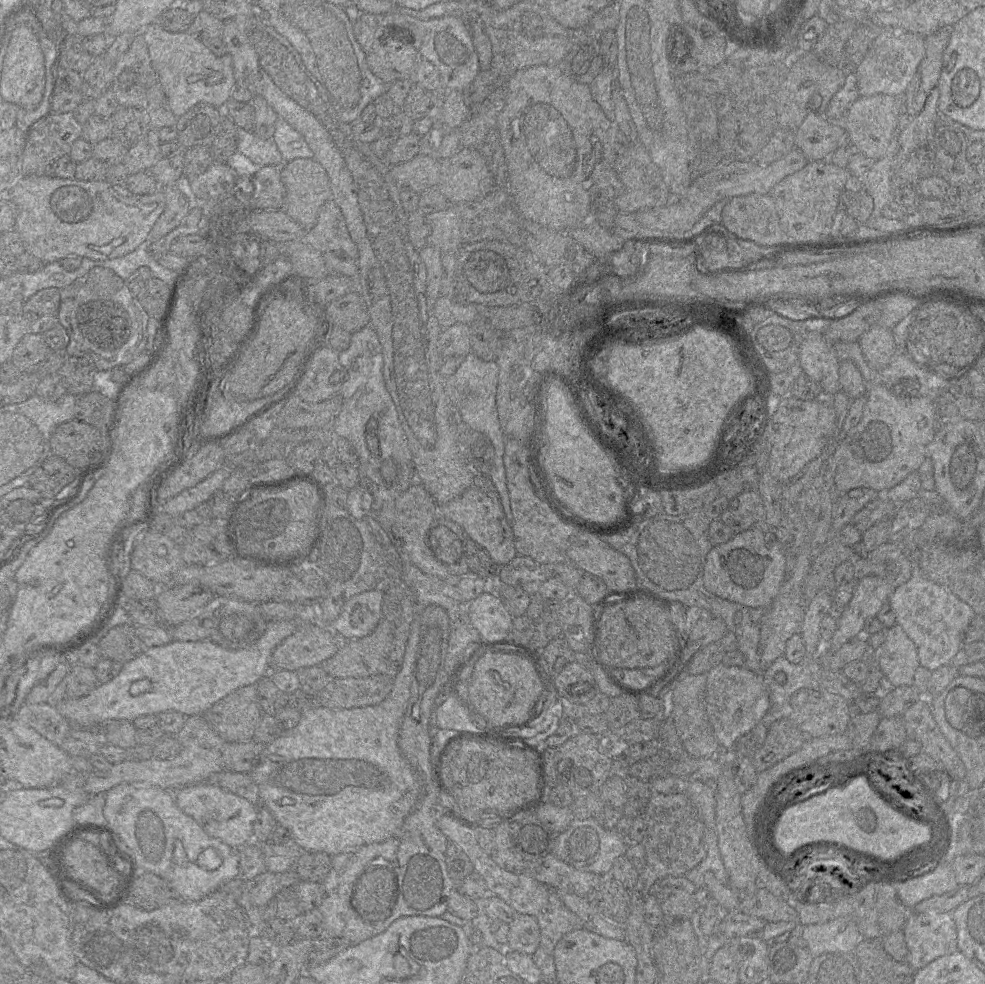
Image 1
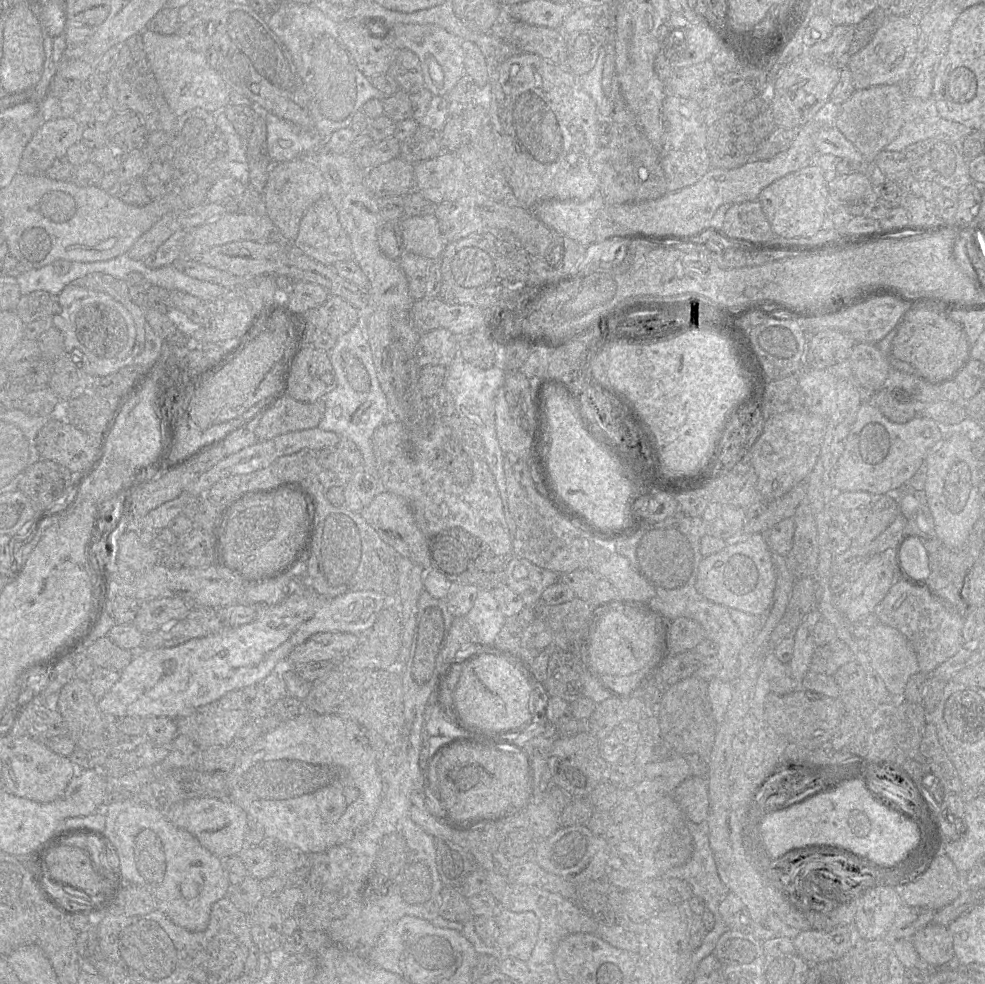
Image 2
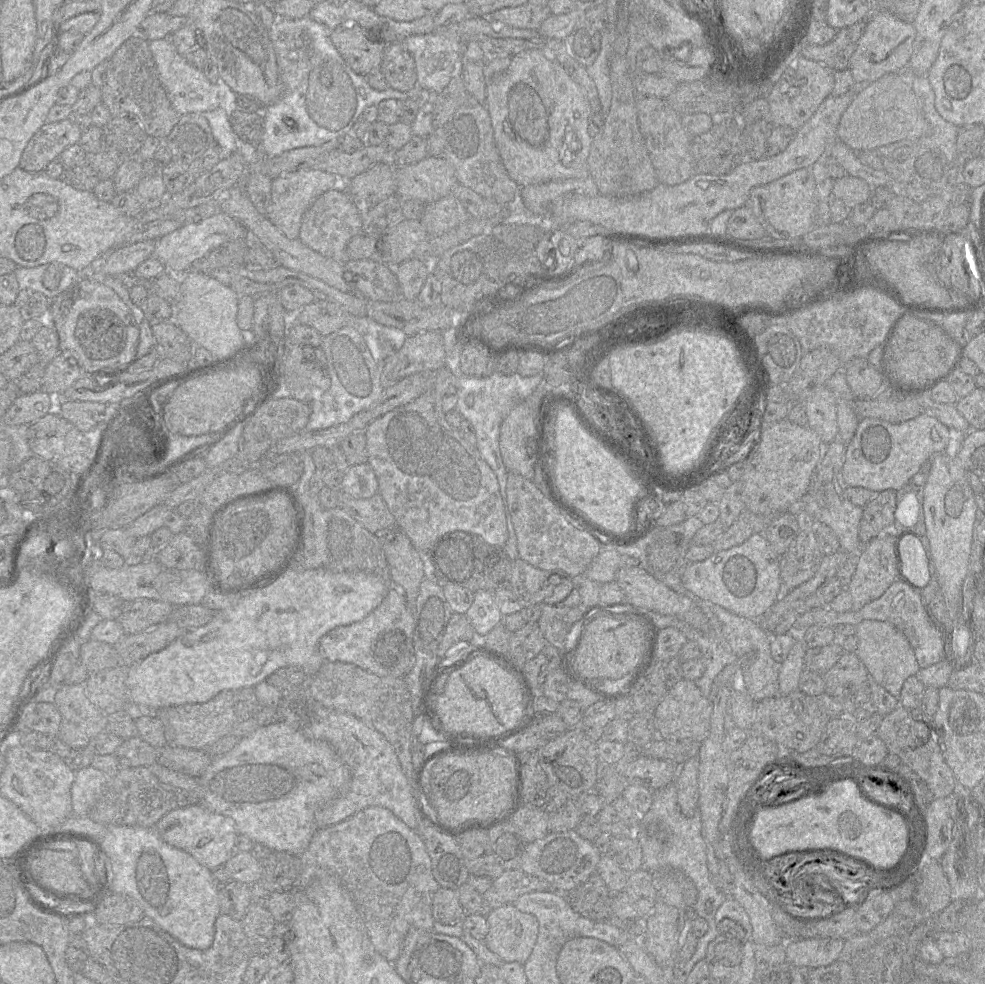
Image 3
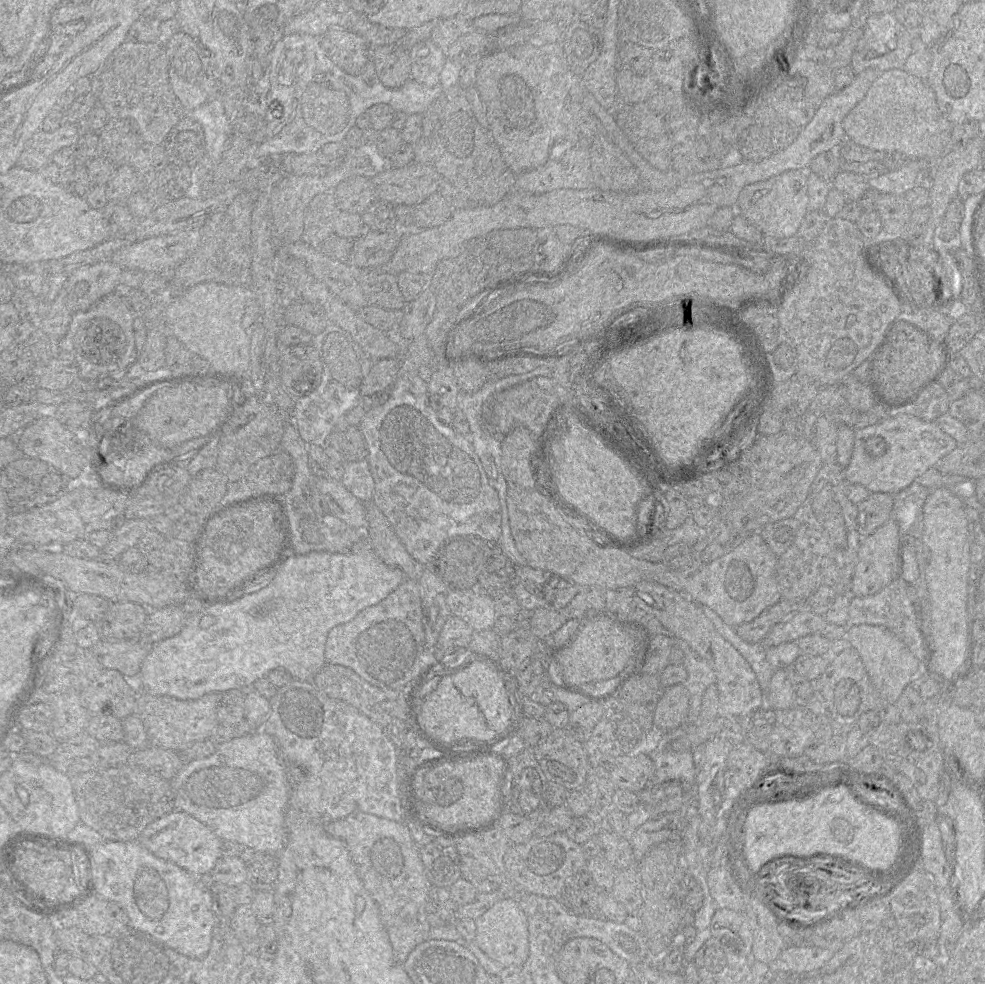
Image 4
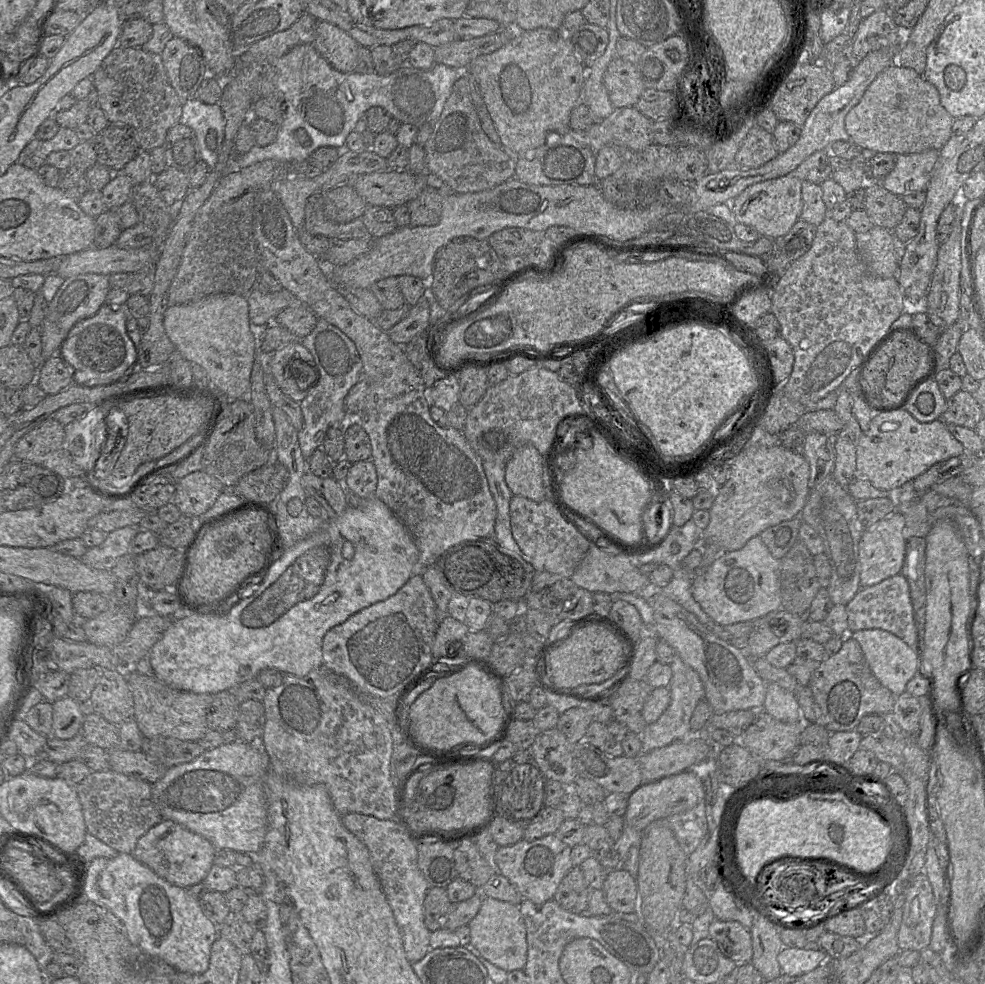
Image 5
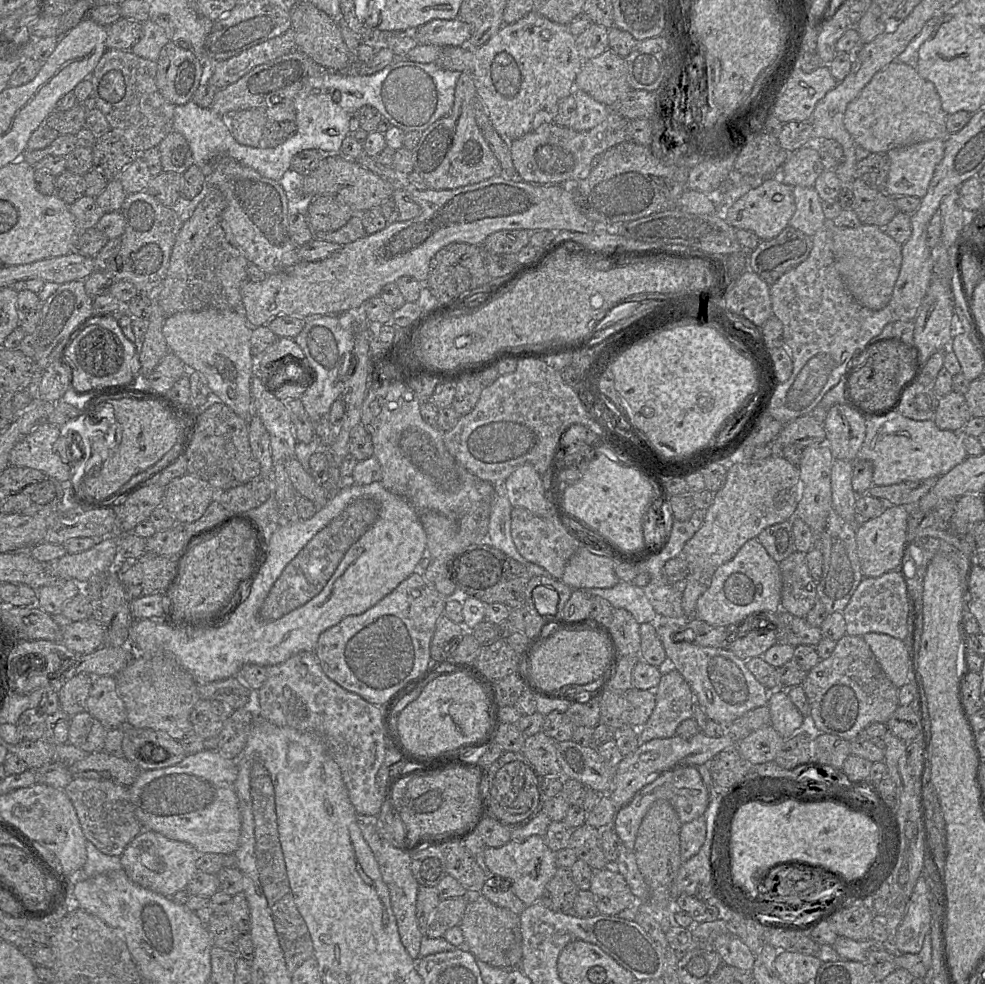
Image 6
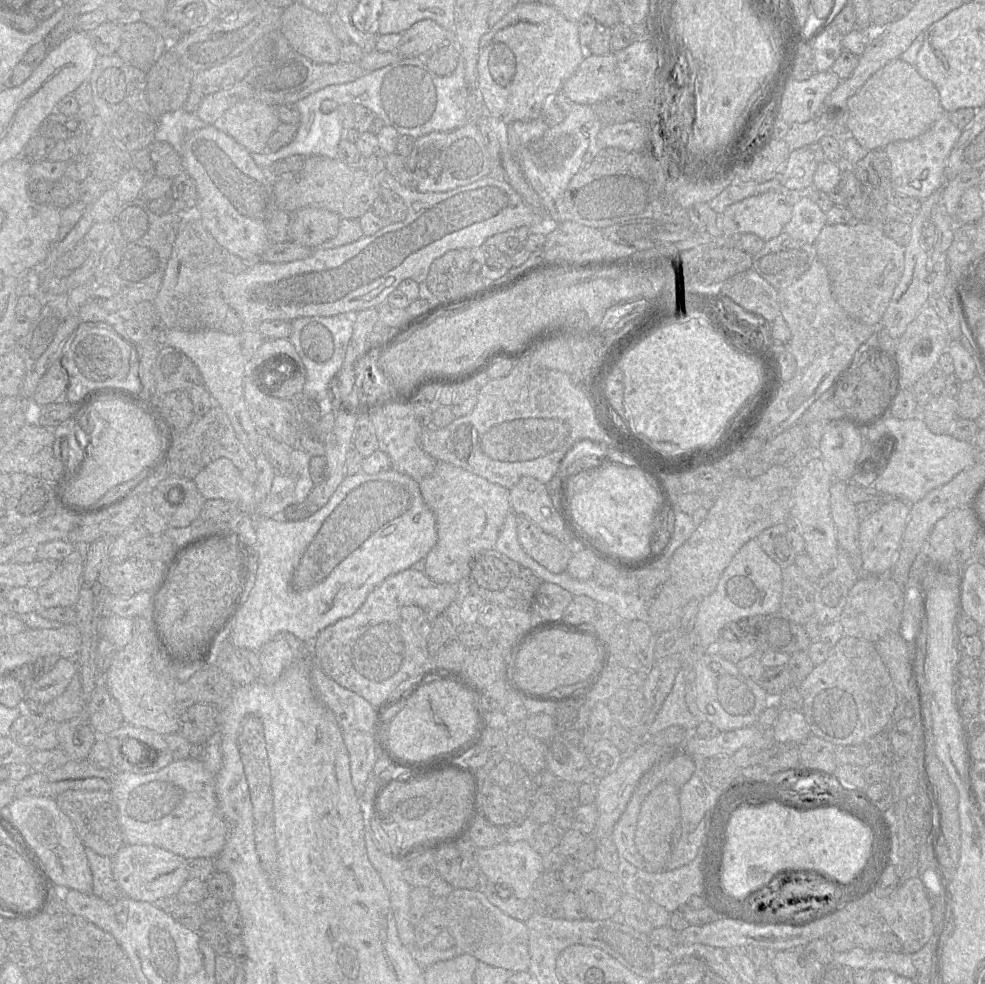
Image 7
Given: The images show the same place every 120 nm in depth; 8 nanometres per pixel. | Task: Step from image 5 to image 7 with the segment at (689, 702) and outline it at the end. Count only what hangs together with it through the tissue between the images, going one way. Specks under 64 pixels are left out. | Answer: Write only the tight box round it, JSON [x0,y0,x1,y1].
[649,671,698,736]

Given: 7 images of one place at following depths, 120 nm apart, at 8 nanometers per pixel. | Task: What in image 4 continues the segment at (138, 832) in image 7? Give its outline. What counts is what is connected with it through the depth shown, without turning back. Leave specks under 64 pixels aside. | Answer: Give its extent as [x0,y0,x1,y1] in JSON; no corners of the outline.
[170,730,291,854]

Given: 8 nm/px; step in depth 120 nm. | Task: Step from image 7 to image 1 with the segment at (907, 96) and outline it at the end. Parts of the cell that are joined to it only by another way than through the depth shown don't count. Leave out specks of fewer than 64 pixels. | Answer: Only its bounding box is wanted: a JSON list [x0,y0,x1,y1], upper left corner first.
[841,94,903,161]

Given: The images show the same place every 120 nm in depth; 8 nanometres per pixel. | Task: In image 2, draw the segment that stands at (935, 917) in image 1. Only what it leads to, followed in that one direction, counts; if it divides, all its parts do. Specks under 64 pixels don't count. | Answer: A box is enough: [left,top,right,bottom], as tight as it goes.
[911,923,955,968]

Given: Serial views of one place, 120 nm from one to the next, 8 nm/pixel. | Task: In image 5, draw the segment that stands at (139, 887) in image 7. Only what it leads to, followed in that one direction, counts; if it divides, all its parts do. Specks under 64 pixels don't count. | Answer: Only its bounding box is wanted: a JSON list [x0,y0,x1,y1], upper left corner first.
[131,819,216,888]

